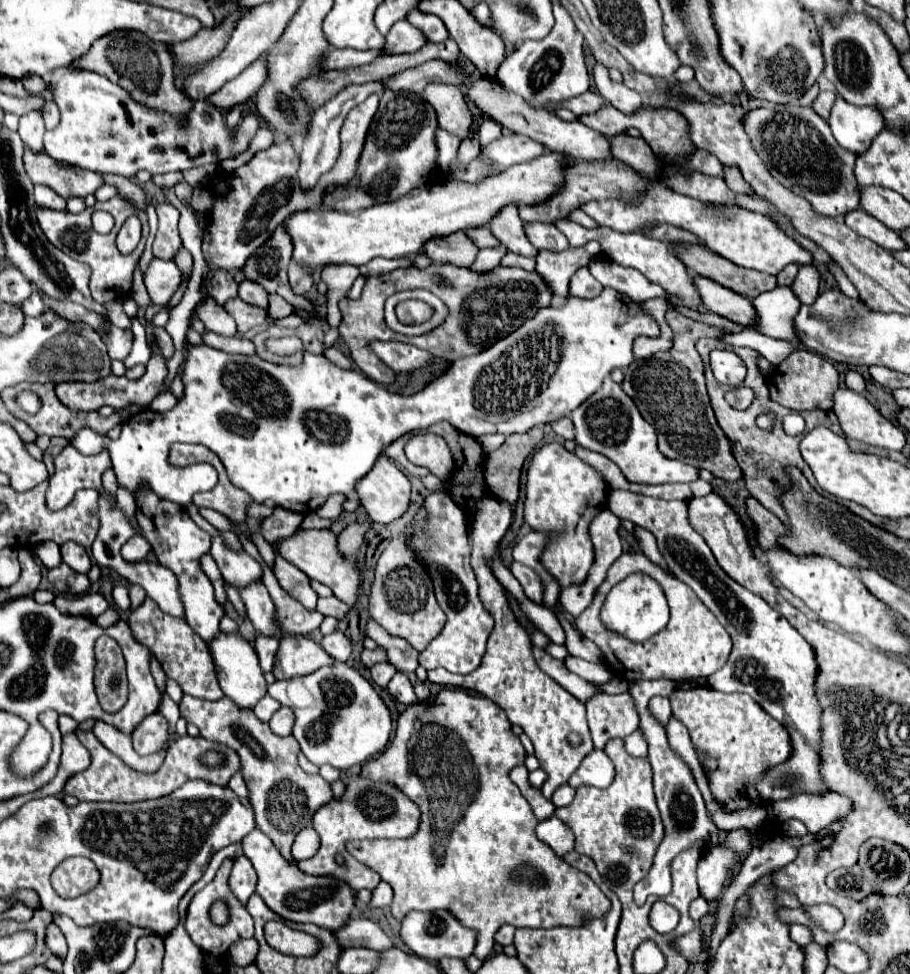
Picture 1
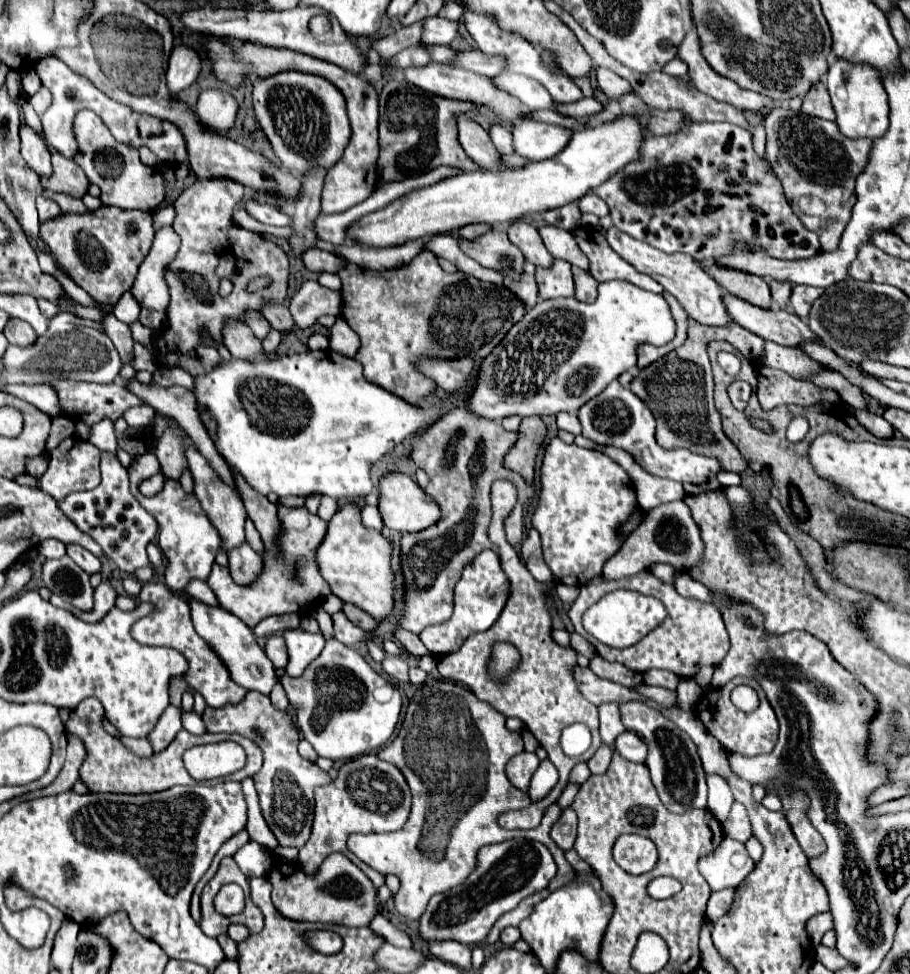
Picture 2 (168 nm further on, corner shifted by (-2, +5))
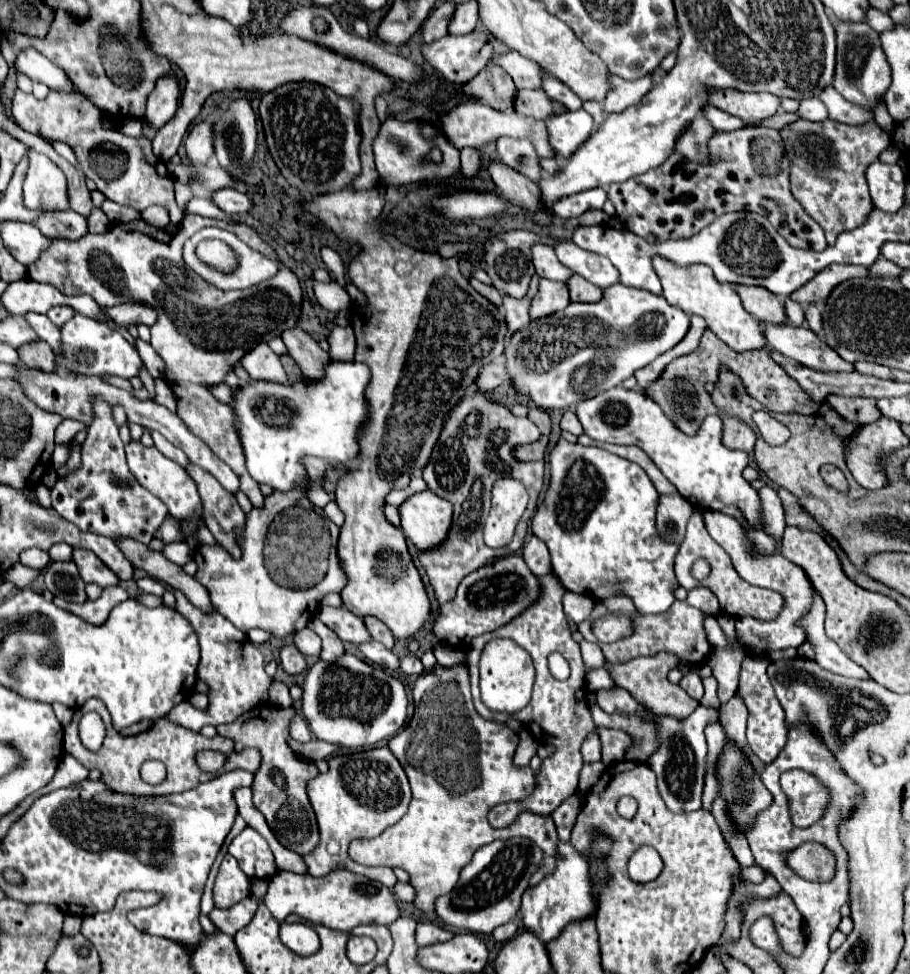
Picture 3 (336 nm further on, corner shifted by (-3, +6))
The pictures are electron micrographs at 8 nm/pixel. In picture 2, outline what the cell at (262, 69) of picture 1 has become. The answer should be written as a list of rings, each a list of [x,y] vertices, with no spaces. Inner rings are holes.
[[[203,90],[195,106],[195,114],[207,130],[227,134],[237,114],[235,98],[223,90]]]

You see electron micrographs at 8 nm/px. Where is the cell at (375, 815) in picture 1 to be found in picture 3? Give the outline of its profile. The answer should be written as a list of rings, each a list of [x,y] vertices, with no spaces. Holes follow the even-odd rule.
[[[388,747],[352,753],[352,755],[338,755],[328,759],[328,773],[320,773],[316,779],[308,783],[308,797],[314,807],[318,829],[320,829],[320,843],[316,845],[314,853],[302,855],[306,861],[308,873],[314,877],[330,873],[330,869],[342,867],[354,873],[360,873],[368,879],[374,879],[386,887],[396,883],[392,869],[388,867],[366,867],[348,857],[348,845],[354,837],[376,837],[390,825],[398,823],[402,815],[408,811],[410,805],[410,785],[406,773],[398,759],[392,755]]]

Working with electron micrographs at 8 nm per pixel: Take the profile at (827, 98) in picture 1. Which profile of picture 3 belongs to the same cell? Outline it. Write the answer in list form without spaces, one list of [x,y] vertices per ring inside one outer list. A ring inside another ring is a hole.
[[[828,85],[818,95],[818,99],[826,105],[828,119],[832,119],[832,121],[840,121],[840,123],[848,123],[848,125],[860,125],[860,123],[872,119],[872,113],[864,111],[858,105],[852,105],[852,103],[844,101],[842,95],[832,85]]]

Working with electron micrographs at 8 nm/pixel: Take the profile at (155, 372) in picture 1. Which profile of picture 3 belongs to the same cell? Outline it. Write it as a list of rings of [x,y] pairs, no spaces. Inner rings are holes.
[[[226,383],[210,385],[210,393],[212,393],[218,401],[224,401],[224,403],[230,403],[230,401],[232,401],[232,389],[230,389]]]

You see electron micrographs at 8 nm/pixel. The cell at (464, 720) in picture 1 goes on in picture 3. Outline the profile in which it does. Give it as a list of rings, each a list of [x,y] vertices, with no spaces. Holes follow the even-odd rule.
[[[464,665],[456,667],[434,667],[432,671],[422,673],[412,689],[414,695],[414,715],[404,731],[400,731],[396,737],[390,739],[388,747],[404,767],[410,787],[412,787],[412,801],[408,807],[408,813],[390,829],[380,833],[372,839],[358,839],[350,843],[350,857],[362,865],[374,865],[374,867],[400,867],[408,871],[410,885],[416,891],[414,907],[420,913],[432,913],[434,911],[434,899],[448,893],[460,875],[460,869],[472,859],[474,851],[494,839],[508,839],[512,835],[528,837],[538,843],[538,847],[544,851],[544,861],[536,873],[536,877],[530,881],[530,885],[538,885],[550,869],[554,869],[554,845],[558,845],[556,829],[552,817],[540,817],[532,813],[522,813],[512,827],[506,829],[494,829],[488,823],[488,811],[498,803],[510,803],[510,801],[522,801],[534,791],[534,773],[530,767],[516,769],[512,763],[514,751],[518,747],[518,733],[508,729],[504,723],[494,723],[478,717],[478,711],[472,705],[470,695],[470,679],[468,669]]]

